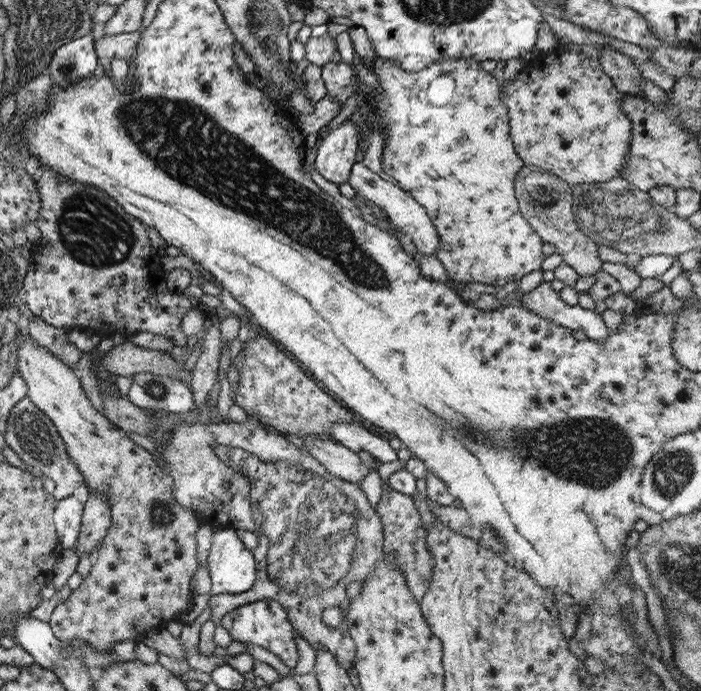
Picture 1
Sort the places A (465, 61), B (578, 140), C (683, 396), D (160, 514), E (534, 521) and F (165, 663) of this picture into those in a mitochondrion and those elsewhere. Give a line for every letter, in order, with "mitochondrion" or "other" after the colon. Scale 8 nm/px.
A: other
B: other
C: other
D: mitochondrion
E: other
F: other

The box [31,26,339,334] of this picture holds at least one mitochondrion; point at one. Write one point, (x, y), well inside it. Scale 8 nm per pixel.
(93, 232)

